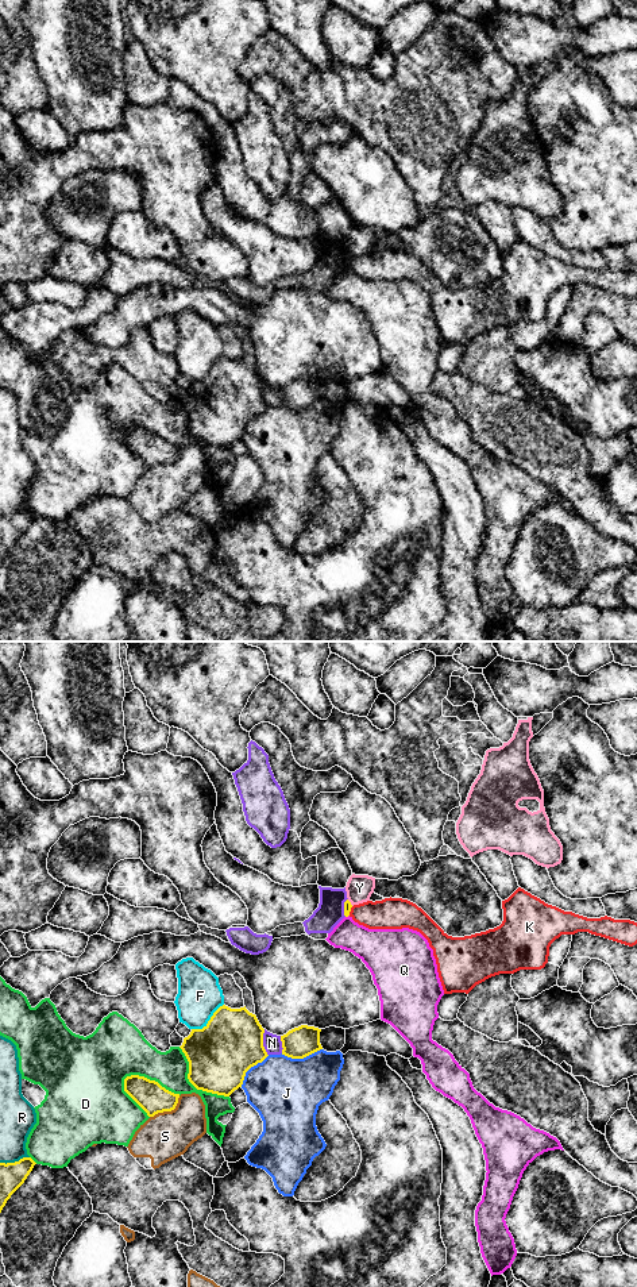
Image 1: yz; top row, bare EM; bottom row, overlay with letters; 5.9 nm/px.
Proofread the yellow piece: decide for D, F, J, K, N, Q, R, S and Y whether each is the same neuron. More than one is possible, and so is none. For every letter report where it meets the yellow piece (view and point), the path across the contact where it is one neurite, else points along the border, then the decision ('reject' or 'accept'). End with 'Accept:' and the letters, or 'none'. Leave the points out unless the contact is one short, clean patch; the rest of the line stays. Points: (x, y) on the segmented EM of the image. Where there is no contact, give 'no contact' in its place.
D: meets yellow in yz at (151, 1081); reject
F: meets yellow in yz at (208, 1021); reject
J: meets yellow in yz at (301, 1058); reject
K: meets yellow in yz at (350, 910); border along yz (352, 906), (348, 914); reject
N: meets yellow in yz at (262, 1043); reject
Q: meets yellow in yz at (347, 916); border along yz (348, 914), (346, 917); reject
R: meets yellow in yz at (15, 1162); reject
S: meets yellow in yz at (168, 1110); reject
Y: meets yellow in yz at (350, 902); reject
Accept: none

